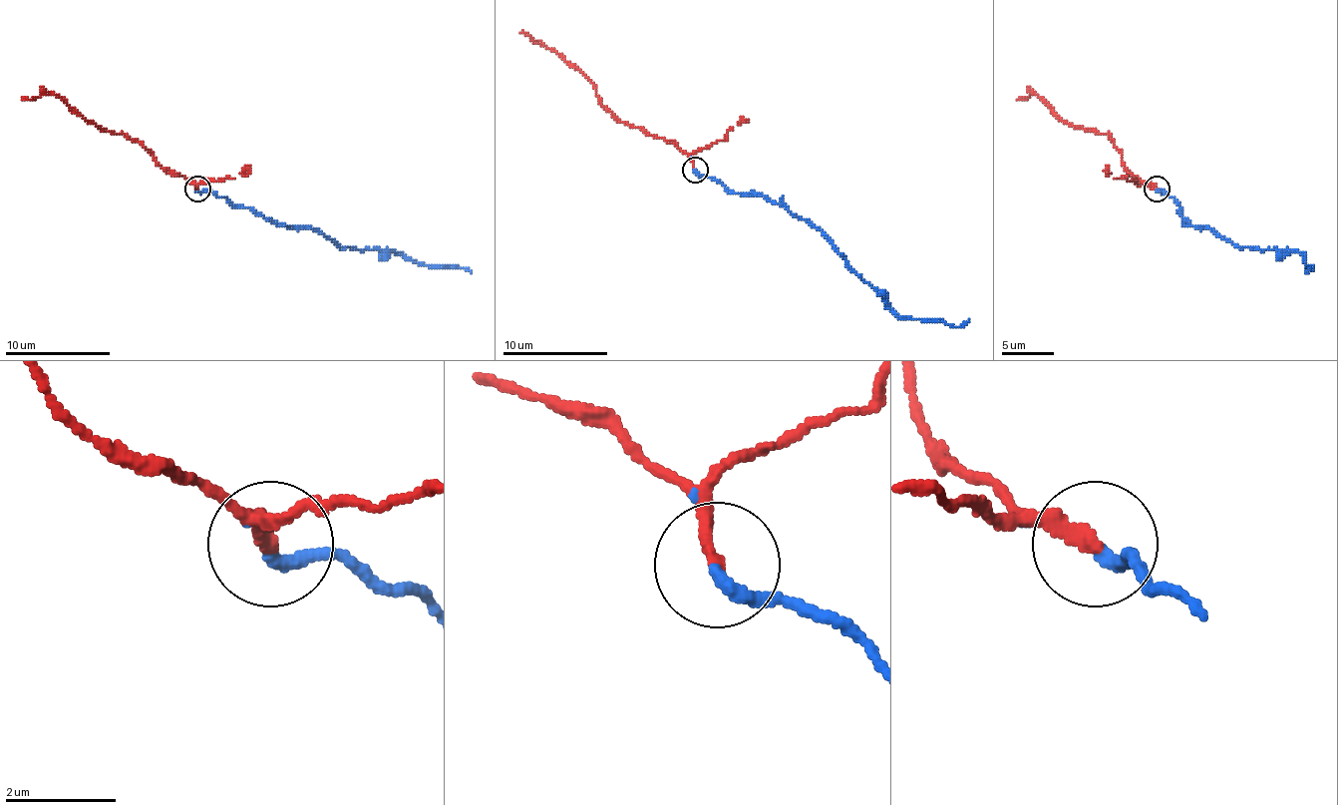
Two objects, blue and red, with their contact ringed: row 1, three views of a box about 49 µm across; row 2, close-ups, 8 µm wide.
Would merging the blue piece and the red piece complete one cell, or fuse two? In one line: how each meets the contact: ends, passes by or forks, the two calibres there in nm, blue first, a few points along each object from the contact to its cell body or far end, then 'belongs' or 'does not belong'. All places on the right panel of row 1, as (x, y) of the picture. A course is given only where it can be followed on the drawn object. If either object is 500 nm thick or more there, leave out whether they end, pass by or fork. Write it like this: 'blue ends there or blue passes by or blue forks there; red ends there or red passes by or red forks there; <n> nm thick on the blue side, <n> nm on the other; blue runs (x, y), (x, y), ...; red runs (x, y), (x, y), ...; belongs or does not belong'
blue passes by; red ends there; 190 nm thick on the blue side, 260 nm on the other; blue runs (1156, 189), (1171, 197), (1192, 225), (1239, 246), (1297, 252), (1313, 267), (1305, 273); red runs (1156, 189), (1130, 174), (1114, 142), (1106, 134), (1075, 129), (1040, 97), (1019, 97); belongs

